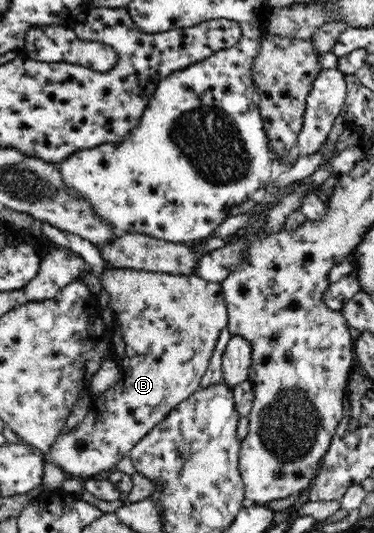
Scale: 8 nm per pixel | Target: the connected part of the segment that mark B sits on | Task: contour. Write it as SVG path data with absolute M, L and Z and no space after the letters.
M110 267L104 273L96 276L100 281L101 289L108 292L109 301L107 305L112 310L112 315L117 316L116 321L121 325L121 333L125 339L126 357L122 359L120 363L120 373L122 377L118 377L116 385L112 389L106 389L104 393L100 393L98 397L91 398L91 404L89 405L88 412L83 419L83 422L76 426L74 431L66 432L62 431L56 441L52 443L50 452L45 454L45 460L54 463L60 467L70 476L76 476L76 479L85 480L90 477L96 477L97 474L101 474L103 471L112 470L124 457L129 455L130 451L136 447L138 440L141 440L161 419L164 419L166 415L174 409L181 401L189 398L195 390L200 388L202 377L206 373L209 366L210 358L212 357L214 348L216 347L220 332L228 323L228 308L226 307L226 298L224 298L224 292L222 292L222 284L212 283L198 277L196 274L170 274L166 272L152 272L150 270L137 270L130 268L116 268Z

